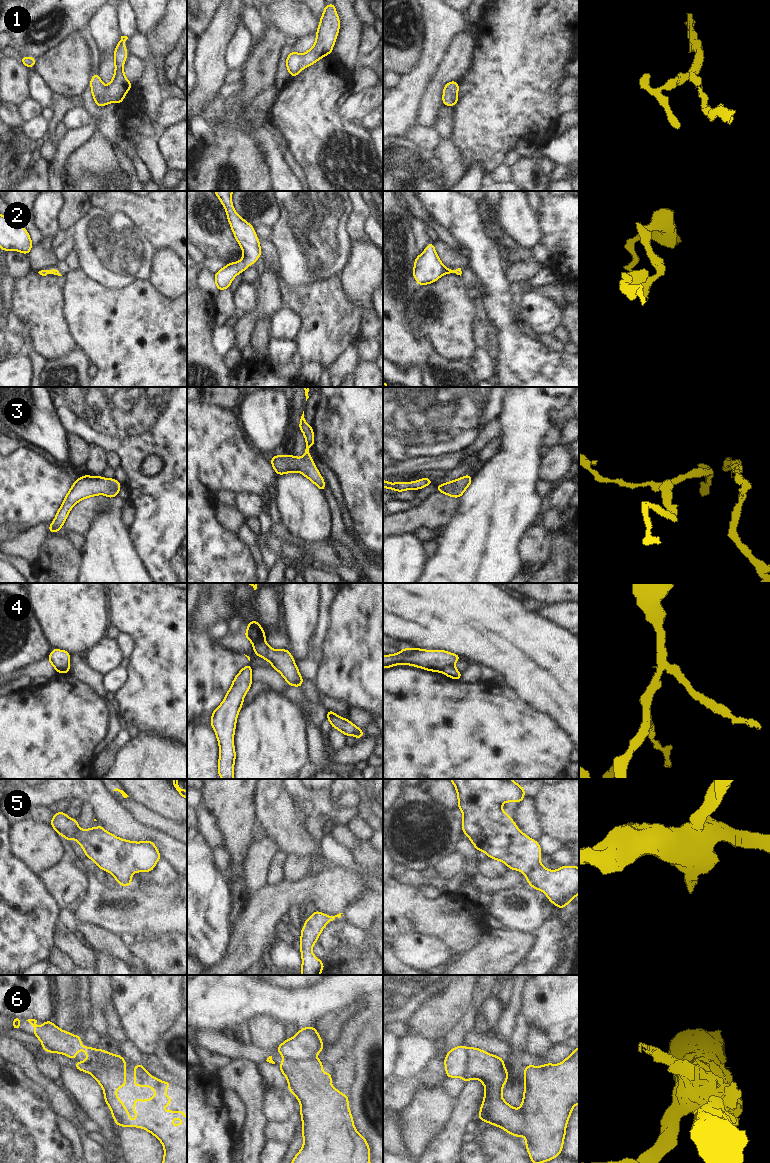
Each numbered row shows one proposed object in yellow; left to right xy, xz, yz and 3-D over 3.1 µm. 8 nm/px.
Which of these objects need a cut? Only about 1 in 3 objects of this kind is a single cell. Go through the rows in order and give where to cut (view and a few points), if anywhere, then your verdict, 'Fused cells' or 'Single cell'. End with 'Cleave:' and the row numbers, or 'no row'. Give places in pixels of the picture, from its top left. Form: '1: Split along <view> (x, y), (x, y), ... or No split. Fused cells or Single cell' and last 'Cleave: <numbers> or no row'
1: No split. Single cell
2: No split. Single cell
3: No split. Single cell
4: Split along yz (453, 664), (447, 664), (440, 671). Fused cells
5: No split. Single cell
6: Split along xy (98, 1049), (108, 1060), (106, 1066). Fused cells
Cleave: 4, 6

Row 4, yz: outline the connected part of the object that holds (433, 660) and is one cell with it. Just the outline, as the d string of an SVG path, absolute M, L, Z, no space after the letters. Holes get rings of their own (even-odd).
M404 648L393 655L383 655L383 668L407 664L433 672L441 672L447 665L454 665L460 655L444 650L423 650L418 648Z

